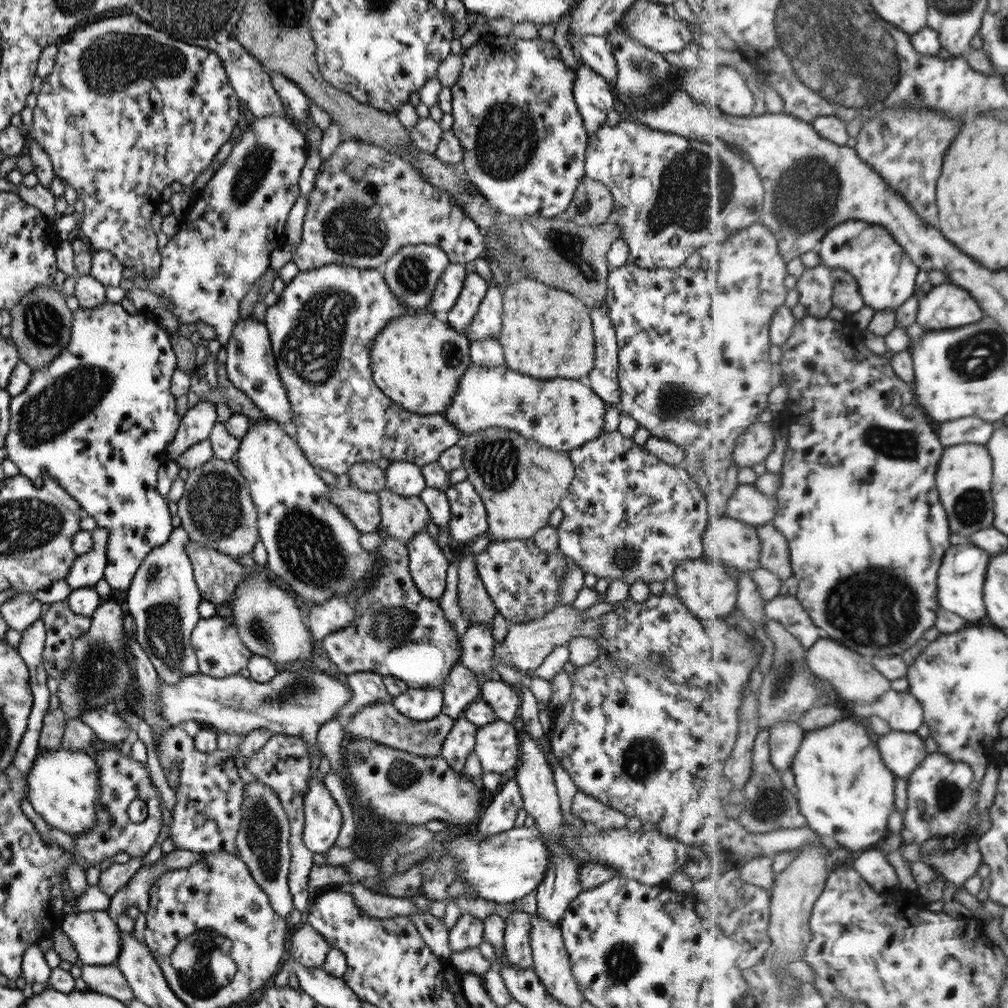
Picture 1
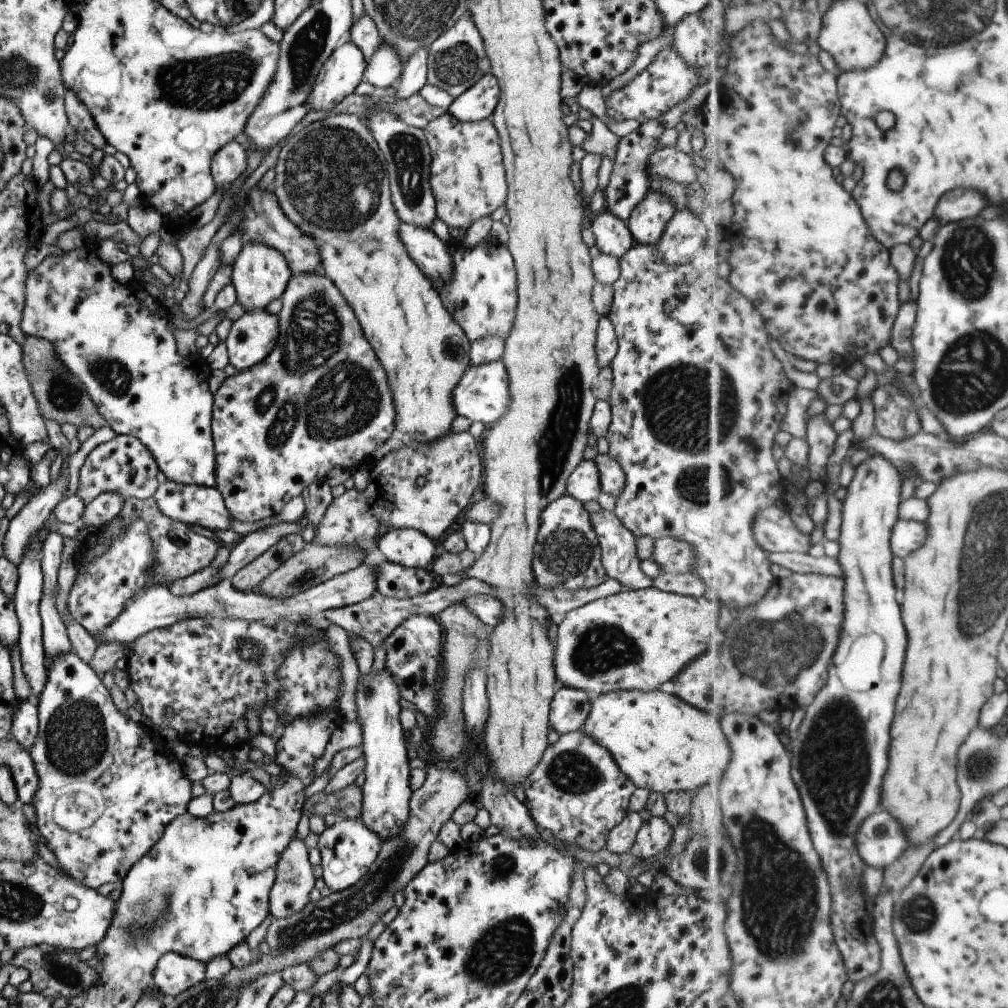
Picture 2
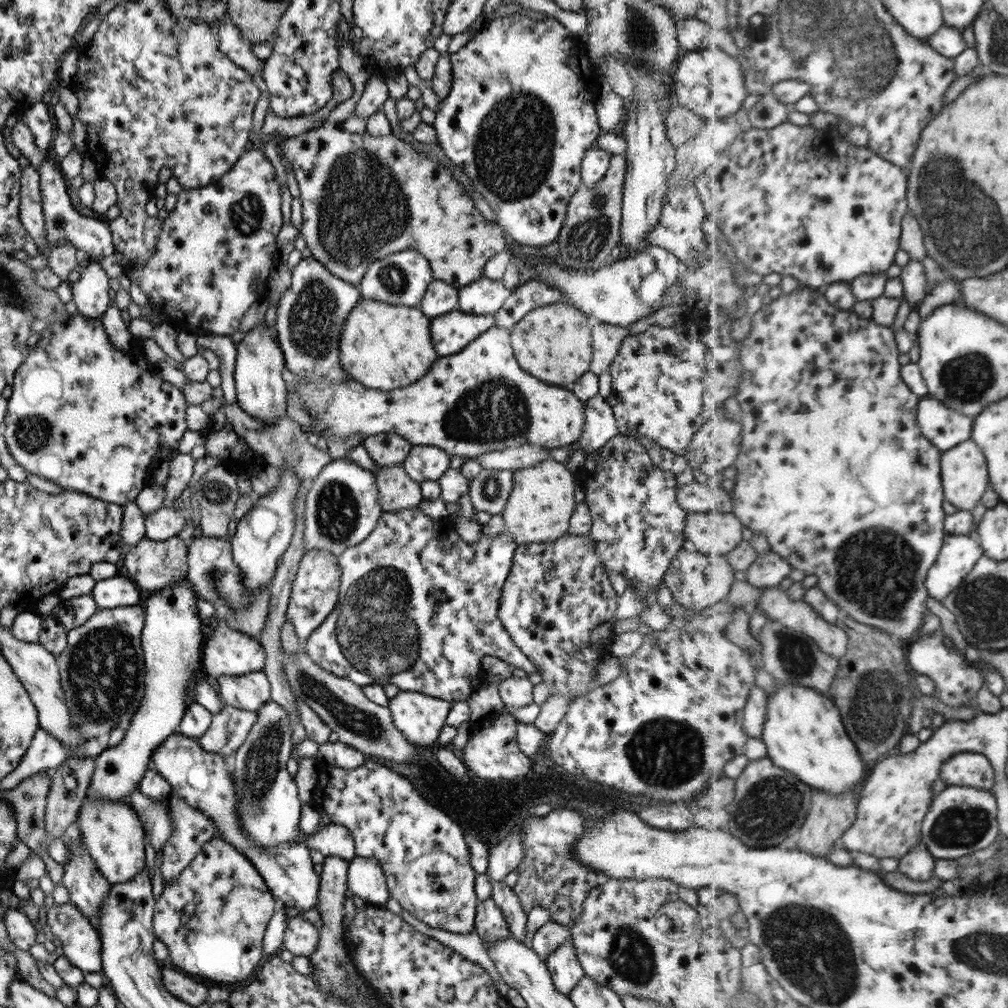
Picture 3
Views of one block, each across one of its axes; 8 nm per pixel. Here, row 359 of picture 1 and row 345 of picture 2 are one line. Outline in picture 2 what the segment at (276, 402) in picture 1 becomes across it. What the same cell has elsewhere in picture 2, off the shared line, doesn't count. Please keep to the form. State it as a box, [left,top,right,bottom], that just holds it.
[225,309,278,372]

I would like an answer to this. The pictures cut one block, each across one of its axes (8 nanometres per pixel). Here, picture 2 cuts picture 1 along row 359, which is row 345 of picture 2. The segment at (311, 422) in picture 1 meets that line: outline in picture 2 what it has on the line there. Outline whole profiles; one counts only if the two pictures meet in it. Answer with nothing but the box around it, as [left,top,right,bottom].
[211,274,396,522]

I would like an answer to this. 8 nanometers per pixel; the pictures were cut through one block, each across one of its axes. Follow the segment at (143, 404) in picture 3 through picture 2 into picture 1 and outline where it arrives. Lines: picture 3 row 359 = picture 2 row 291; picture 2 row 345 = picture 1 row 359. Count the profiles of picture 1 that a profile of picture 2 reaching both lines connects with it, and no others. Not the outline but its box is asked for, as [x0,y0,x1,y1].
[4,301,183,590]

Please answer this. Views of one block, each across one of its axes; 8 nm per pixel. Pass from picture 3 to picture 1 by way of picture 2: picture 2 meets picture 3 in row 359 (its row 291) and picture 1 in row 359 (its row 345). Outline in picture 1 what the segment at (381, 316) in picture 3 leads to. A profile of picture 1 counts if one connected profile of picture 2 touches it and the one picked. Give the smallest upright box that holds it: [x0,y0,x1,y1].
[370,311,471,414]

